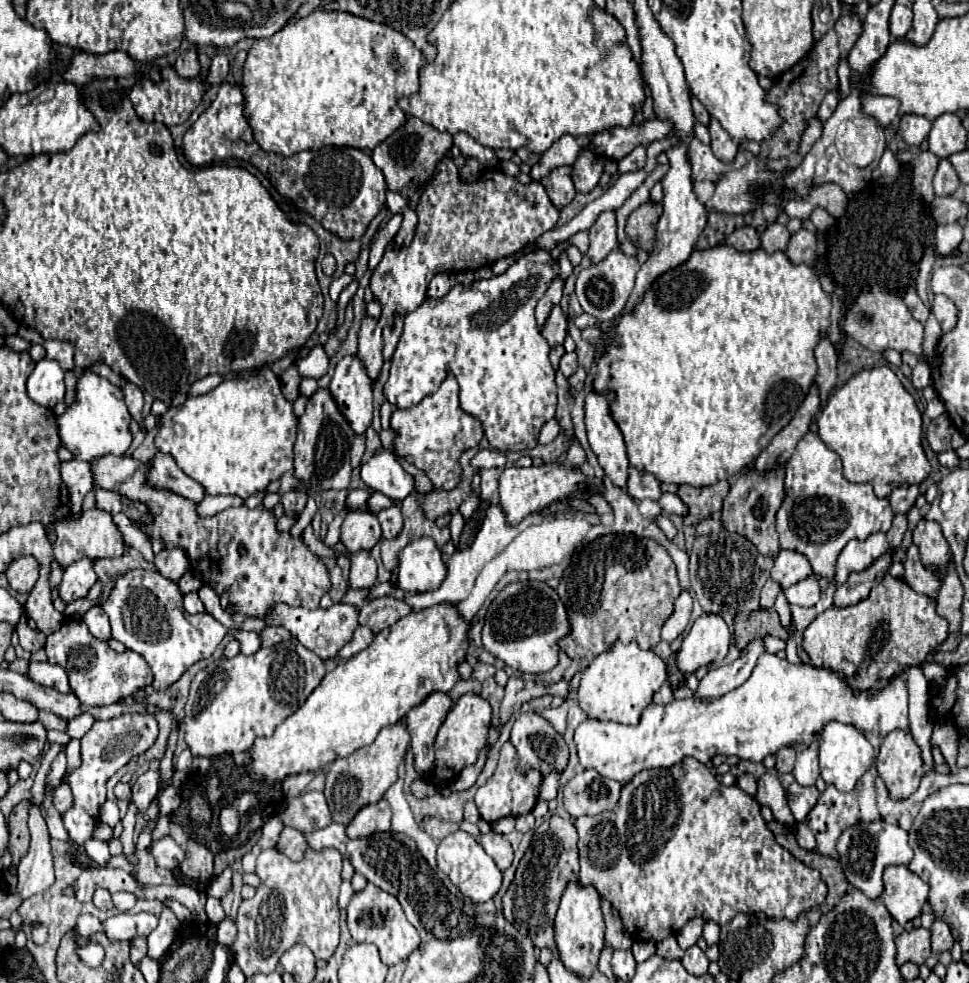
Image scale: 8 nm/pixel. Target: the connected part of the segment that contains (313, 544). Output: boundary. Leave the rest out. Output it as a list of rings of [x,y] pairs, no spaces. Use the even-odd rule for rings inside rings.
[[[311,524],[304,530],[302,536],[307,547],[319,557],[335,558],[337,554],[349,554],[349,552],[343,548],[341,542],[335,544],[333,548],[325,546],[323,541],[320,541],[320,539],[315,536]]]

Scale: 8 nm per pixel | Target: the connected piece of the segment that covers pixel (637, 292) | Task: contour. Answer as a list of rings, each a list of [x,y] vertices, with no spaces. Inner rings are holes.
[[[679,142],[679,144],[675,144],[673,148],[669,148],[665,154],[667,154],[667,158],[669,158],[669,170],[667,170],[667,174],[665,174],[663,180],[661,180],[661,182],[663,182],[663,192],[665,192],[665,196],[663,196],[663,214],[661,214],[661,218],[659,218],[659,222],[657,222],[657,242],[655,242],[655,250],[651,252],[649,260],[641,266],[641,270],[639,270],[639,274],[637,274],[637,282],[635,282],[635,288],[633,288],[633,292],[631,292],[629,302],[627,302],[627,306],[625,306],[625,312],[629,312],[629,310],[641,300],[643,292],[647,290],[647,286],[651,286],[651,282],[653,282],[659,274],[663,274],[663,272],[667,272],[667,270],[671,270],[671,268],[675,268],[675,266],[679,266],[679,264],[683,264],[683,262],[691,256],[693,246],[695,246],[699,234],[703,232],[703,228],[705,228],[705,224],[707,224],[707,210],[705,210],[705,206],[699,202],[699,198],[695,196],[695,192],[693,192],[689,146],[687,146],[685,142]]]

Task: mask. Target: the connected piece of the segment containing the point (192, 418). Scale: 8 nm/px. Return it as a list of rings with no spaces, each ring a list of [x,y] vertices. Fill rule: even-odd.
[[[269,368],[253,370],[249,376],[227,378],[215,390],[187,398],[183,406],[171,406],[157,422],[159,430],[155,436],[155,448],[173,456],[177,466],[187,476],[203,484],[207,494],[237,494],[247,498],[267,488],[271,480],[281,478],[289,468],[293,468],[297,418],[293,416],[293,404],[289,404],[281,394],[279,378]]]

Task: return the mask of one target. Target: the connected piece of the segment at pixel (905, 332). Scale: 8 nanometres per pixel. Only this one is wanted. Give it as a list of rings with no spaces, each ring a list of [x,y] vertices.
[[[875,284],[869,290],[861,292],[855,300],[849,302],[841,328],[847,336],[851,336],[855,342],[859,342],[863,348],[873,352],[883,352],[887,348],[893,350],[907,350],[915,356],[923,356],[923,326],[913,320],[907,306],[903,306],[903,300],[895,294],[891,294],[887,288]]]

